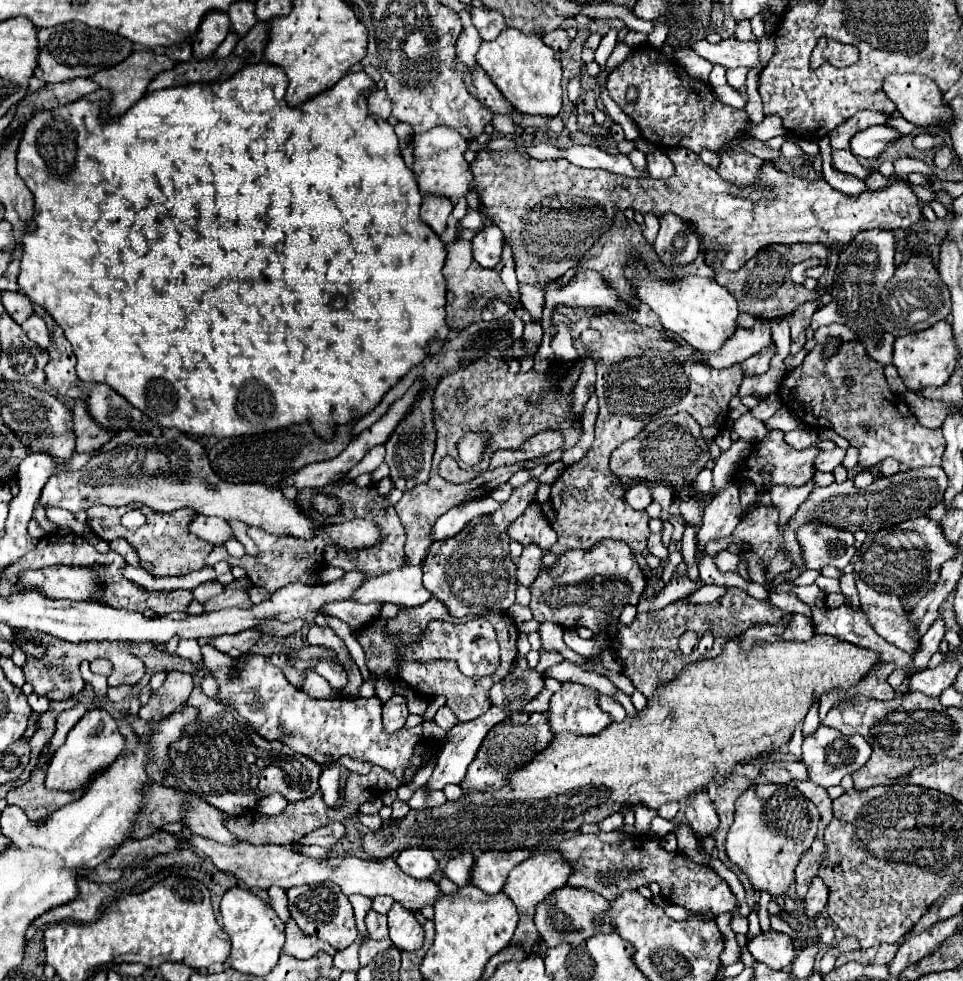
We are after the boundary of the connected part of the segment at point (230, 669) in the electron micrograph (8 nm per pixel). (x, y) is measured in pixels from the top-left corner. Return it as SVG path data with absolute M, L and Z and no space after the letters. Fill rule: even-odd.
M202 646L202 654L206 670L218 682L218 700L244 716L244 720L256 728L256 734L264 736L264 740L280 740L316 764L330 764L338 762L342 756L350 756L394 772L398 780L404 780L412 752L422 740L422 726L402 728L392 734L384 732L382 700L378 696L334 696L316 700L300 688L288 684L282 670L276 668L264 654L242 654L240 658L232 658L224 652L216 652L212 646Z

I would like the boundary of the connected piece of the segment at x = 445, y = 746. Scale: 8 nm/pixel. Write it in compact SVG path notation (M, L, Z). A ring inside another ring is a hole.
M492 706L486 714L478 716L476 720L456 724L456 726L446 734L446 738L440 742L440 754L438 754L438 758L436 758L438 764L436 764L436 770L434 770L432 778L428 780L428 786L430 786L432 790L442 790L446 784L462 784L462 782L464 782L464 776L466 776L466 770L468 770L468 766L472 764L472 760L474 760L474 756L476 756L476 752L478 752L478 748L480 748L484 736L488 734L488 730L490 730L492 726L496 726L498 722L502 722L508 714L510 714L510 710Z

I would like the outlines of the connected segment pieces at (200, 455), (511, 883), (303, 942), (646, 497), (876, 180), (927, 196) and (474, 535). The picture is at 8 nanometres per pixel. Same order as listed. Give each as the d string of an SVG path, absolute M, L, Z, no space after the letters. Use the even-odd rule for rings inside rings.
M150 434L138 436L138 438L130 440L130 450L126 450L126 446L120 446L114 452L94 456L78 472L58 472L56 476L52 476L48 480L48 484L44 486L42 496L38 500L38 504L44 508L58 506L58 508L66 508L74 514L88 510L94 504L124 506L124 504L132 504L132 502L142 502L156 512L194 508L198 514L204 514L204 516L218 516L224 520L240 520L246 526L256 526L256 528L262 528L262 530L276 534L276 536L294 536L294 538L302 538L302 540L312 540L314 534L320 530L320 526L302 512L296 498L290 500L280 490L266 486L266 484L230 484L230 482L224 482L222 478L218 478L210 468L210 462L208 462L208 456L206 456L206 450L202 448L202 444L198 444L196 440L184 438L184 436L176 438L176 440L164 438L164 436L154 438Z
M550 850L550 852L544 852L544 854L534 854L534 856L530 856L528 860L520 862L520 864L510 872L508 882L506 882L506 886L504 886L502 892L516 904L518 914L520 914L520 922L518 922L518 928L516 928L516 934L514 934L512 944L520 942L520 944L524 946L524 950L530 952L534 944L540 944L540 942L542 942L542 940L540 940L540 934L538 934L538 930L536 930L536 926L534 926L534 908L536 908L538 902L544 900L544 896L548 896L550 892L562 888L562 886L566 884L568 876L572 874L572 870L574 870L572 864L568 864L568 862L560 856L560 852Z
M290 918L286 922L286 942L282 946L282 952L288 956L294 956L298 960L308 960L316 952L320 952L320 940L316 940L316 936L304 934L296 926L296 922Z
M636 484L632 490L628 490L628 494L624 496L624 500L636 508L636 510L644 510L650 502L652 502L652 492L648 486L644 484Z
M874 171L874 173L864 181L870 190L876 191L889 186L899 178L900 177L896 173L892 174L890 177L884 177L878 171Z
M910 184L910 188L916 192L916 196L918 196L918 200L920 200L922 204L928 204L928 202L936 200L936 194L934 194L932 190L928 190L928 188L924 188L924 186L920 186L920 184Z
M540 482L524 484L524 488L514 488L512 496L502 504L502 508L490 512L486 518L478 516L472 520L456 538L434 542L422 562L424 586L438 598L450 612L450 616L464 618L470 614L484 612L506 612L516 600L516 564L508 552L508 526L524 514L528 504L536 500L536 490Z

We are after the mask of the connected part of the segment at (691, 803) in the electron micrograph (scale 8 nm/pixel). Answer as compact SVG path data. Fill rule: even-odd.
M700 790L686 800L686 818L690 822L690 828L700 836L712 834L720 824L706 790Z

